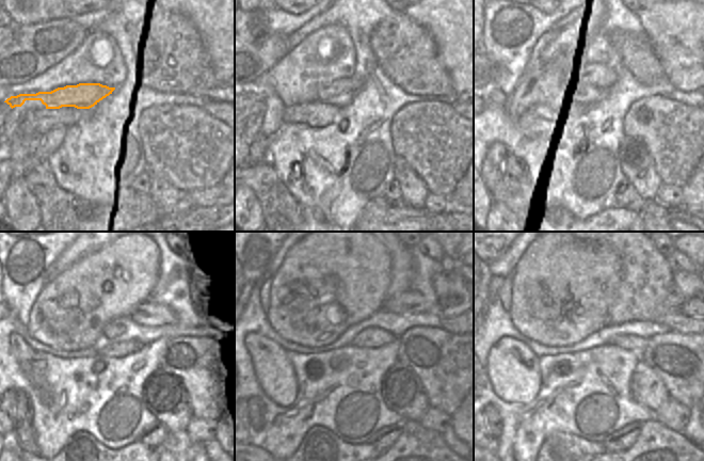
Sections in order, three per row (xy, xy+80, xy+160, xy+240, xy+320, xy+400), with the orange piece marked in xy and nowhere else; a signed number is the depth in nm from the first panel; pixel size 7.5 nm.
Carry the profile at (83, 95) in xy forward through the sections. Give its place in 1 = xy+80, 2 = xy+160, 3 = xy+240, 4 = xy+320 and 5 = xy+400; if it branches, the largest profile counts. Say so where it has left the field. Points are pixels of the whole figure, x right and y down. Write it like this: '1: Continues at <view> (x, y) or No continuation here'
1: Continues at xy+80 (353, 83)
2: Continues at xy+160 (594, 75)
3: Continues at xy+240 (165, 304)
4: Continues at xy+320 (410, 302)
5: Continues at xy+400 (672, 303)

